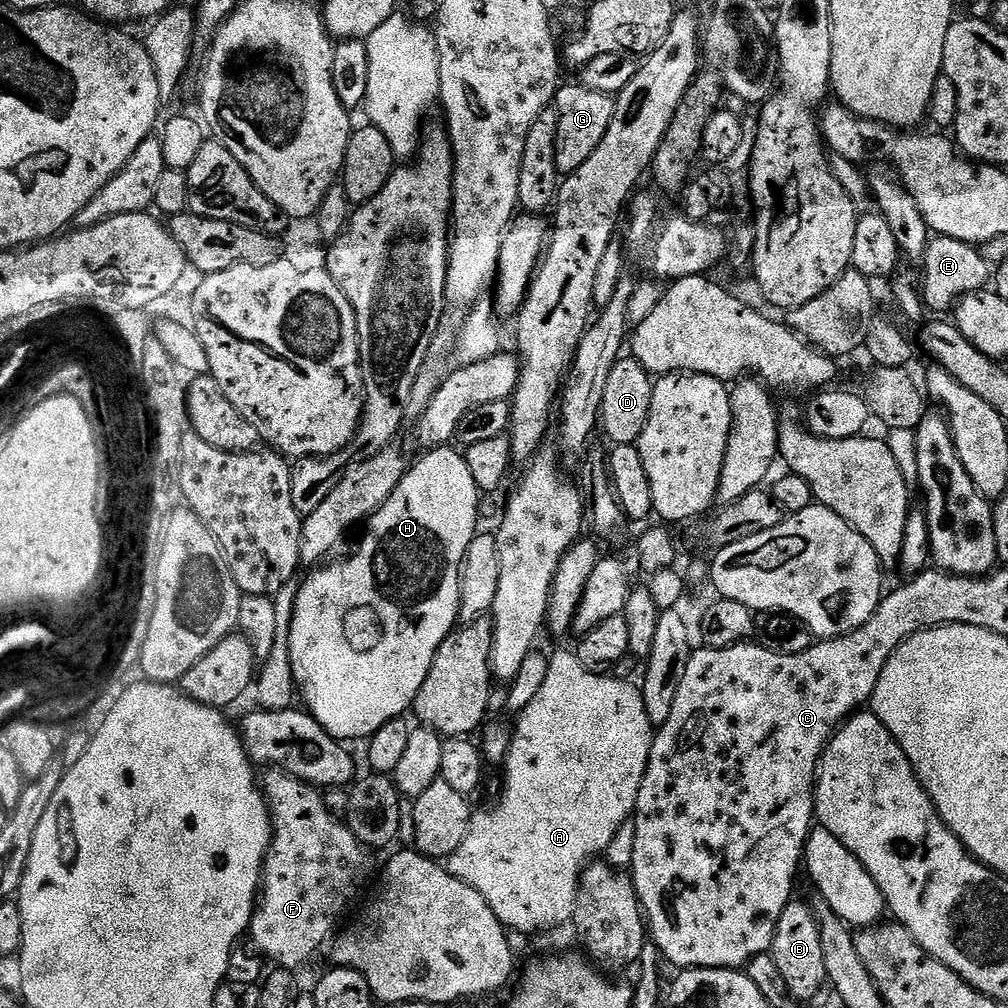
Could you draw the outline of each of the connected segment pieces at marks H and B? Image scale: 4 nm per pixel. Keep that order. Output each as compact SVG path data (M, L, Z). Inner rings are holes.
M441 446L425 451L417 464L413 463L402 478L402 482L390 494L390 498L379 512L370 518L372 529L368 537L360 544L360 549L345 564L332 564L329 568L320 566L308 581L300 585L296 605L293 610L293 622L290 626L290 658L292 659L293 678L299 695L304 695L303 707L311 712L314 719L329 732L335 740L367 741L386 722L399 720L404 711L411 709L416 703L418 690L422 690L422 682L426 682L426 674L430 674L430 666L434 662L434 654L438 654L438 646L457 627L460 620L460 570L464 566L464 555L470 542L478 535L476 519L480 516L480 487L474 482L474 474L470 474L468 457L463 451L455 452L452 446Z
M799 898L793 899L786 906L786 910L782 910L776 923L770 955L778 966L778 974L782 974L789 997L793 1001L814 999L823 990L824 984L826 988L829 983L826 958L822 958L822 934L818 934L816 916L811 907L807 903L803 904Z

